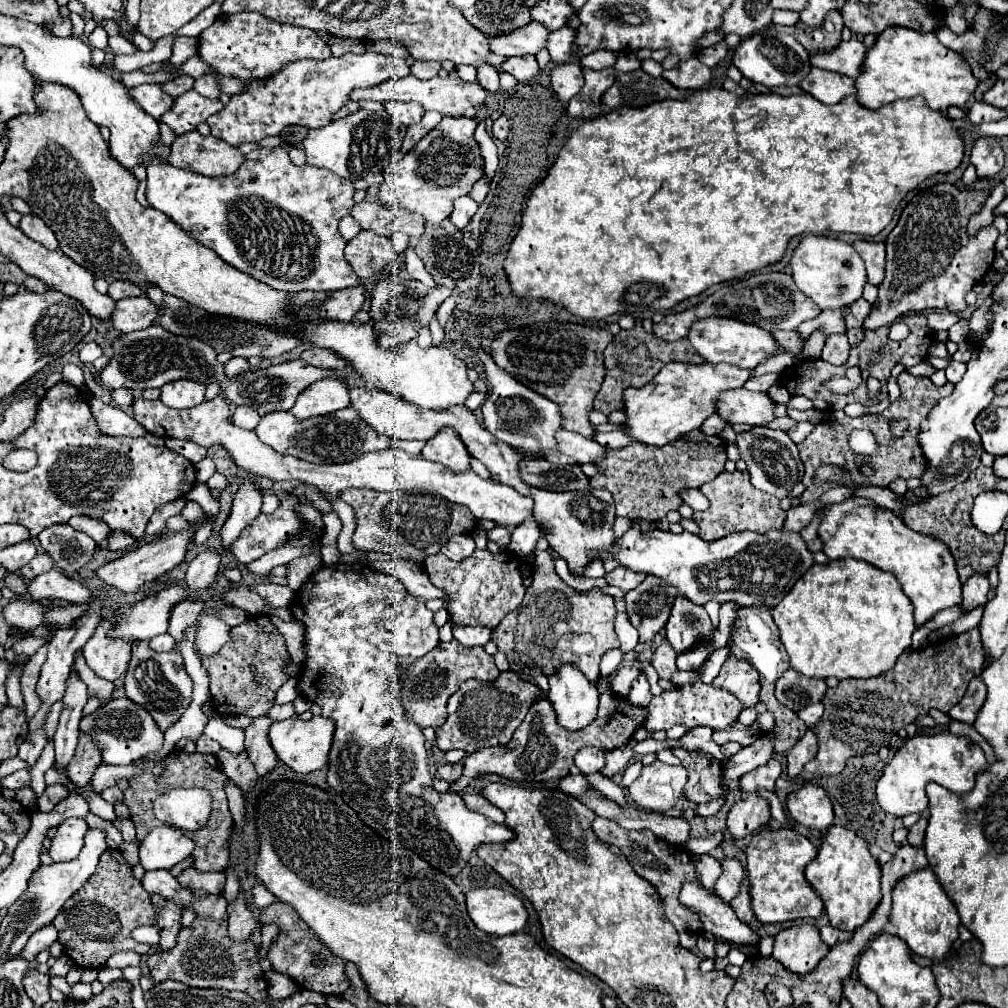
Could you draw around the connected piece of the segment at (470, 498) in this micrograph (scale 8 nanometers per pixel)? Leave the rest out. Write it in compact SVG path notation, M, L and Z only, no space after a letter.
M221 395L215 397L213 401L203 401L201 405L193 407L193 409L185 409L185 411L169 409L161 401L137 399L133 403L133 417L153 435L193 439L195 443L199 443L203 447L211 447L215 443L221 443L231 453L237 467L241 467L241 469L245 469L245 471L249 471L253 475L267 477L267 479L273 479L273 481L295 479L299 483L307 483L307 485L313 485L313 487L321 489L323 493L327 493L329 503L335 507L335 511L337 511L337 515L341 519L342 529L337 537L337 545L341 554L367 557L372 561L389 561L395 558L395 556L385 553L359 551L352 545L351 539L353 531L355 531L353 509L349 509L349 505L339 499L339 493L343 489L349 489L349 487L375 489L375 491L425 489L425 491L431 491L431 493L437 493L437 495L445 497L447 501L465 505L477 519L489 519L489 521L495 521L497 525L503 525L503 527L517 527L525 517L533 519L533 501L529 501L527 497L521 497L521 493L517 493L513 487L501 485L501 483L497 483L493 479L481 479L479 475L475 475L469 469L465 469L461 473L453 473L451 469L445 469L441 463L427 461L421 455L411 457L399 447L367 453L365 457L357 457L355 461L349 461L349 463L331 463L331 465L315 465L315 463L309 463L309 461L303 461L303 459L297 459L297 457L279 455L269 445L261 443L259 437L255 435L255 431L237 429L229 421L229 407L227 407L227 401Z

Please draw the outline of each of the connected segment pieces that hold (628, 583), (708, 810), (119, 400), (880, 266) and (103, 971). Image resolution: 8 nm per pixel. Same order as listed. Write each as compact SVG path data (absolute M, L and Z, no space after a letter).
M617 567L615 571L605 573L605 581L607 581L609 585L619 587L619 589L625 591L625 593L627 593L629 589L635 589L643 579L645 579L643 573L635 573L635 571L631 571L631 569L627 569L627 567Z
M721 797L721 801L713 801L713 803L701 803L701 805L697 805L697 809L695 809L695 815L699 815L699 817L711 817L711 815L715 815L719 809L721 809L721 805L725 803L725 799Z
M113 389L113 401L119 407L129 407L133 403L133 391L129 391L129 389Z
M855 241L855 251L861 255L867 267L867 281L879 285L885 275L885 243L873 241Z
M101 967L99 969L99 977L97 977L101 983L103 983L103 987L109 987L111 983L117 983L117 981L123 981L123 973L121 973L121 969L111 969L111 967Z

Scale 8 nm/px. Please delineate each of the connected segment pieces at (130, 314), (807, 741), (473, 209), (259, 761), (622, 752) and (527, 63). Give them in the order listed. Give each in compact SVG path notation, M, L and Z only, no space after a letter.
M141 295L119 301L111 317L111 323L119 333L129 333L129 331L147 329L149 325L155 323L155 319L157 319L155 303L147 295Z
M807 731L807 735L787 753L787 775L789 779L795 779L803 773L803 765L811 761L817 755L817 737L813 731Z
M465 195L465 197L461 197L461 199L455 201L455 209L453 209L453 213L449 215L449 219L451 219L451 223L453 223L459 231L463 231L463 229L467 227L469 219L471 219L475 213L477 213L477 203L475 203L469 195Z
M257 717L251 727L245 729L245 747L249 761L255 765L255 771L259 777L269 775L277 765L277 755L273 753L273 747L267 739L267 729L271 725L269 717Z
M623 745L617 749L611 749L605 753L605 767L601 769L603 777L613 777L615 773L623 771L629 763L629 759L633 757L633 749L631 745Z
M529 55L529 57L509 57L505 63L501 63L501 71L511 73L517 81L529 81L541 69L535 61L535 55Z

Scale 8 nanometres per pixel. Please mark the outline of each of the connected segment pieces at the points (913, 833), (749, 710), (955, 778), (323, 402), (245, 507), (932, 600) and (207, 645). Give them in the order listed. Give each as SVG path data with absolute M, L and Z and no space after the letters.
M925 809L919 817L919 821L909 827L909 835L907 835L907 843L911 845L921 845L923 843L923 835L925 835L925 827L927 827L927 819L929 819L929 811Z
M745 707L745 709L741 711L741 715L739 715L737 723L745 725L745 727L751 727L751 725L757 721L757 717L759 717L759 713L757 713L757 709L755 709L755 707Z
M949 731L933 737L915 735L907 739L907 743L895 753L881 779L877 781L877 803L885 813L895 817L921 813L927 807L925 785L929 781L935 781L953 793L967 793L975 787L975 777L985 769L987 759L981 747L971 743L967 737L955 737Z
M325 377L309 385L295 401L291 413L299 419L309 419L315 415L335 413L349 405L349 389L345 381L335 377Z
M251 475L239 477L239 489L233 497L233 509L221 529L221 549L229 551L233 539L261 513L261 491L253 483Z
M855 495L841 503L831 503L823 509L817 537L823 541L823 553L829 559L853 557L893 573L915 605L917 627L929 621L933 613L961 603L961 583L949 549L941 541L909 529L891 509L877 507L873 501Z
M209 615L199 617L195 651L209 657L217 653L227 641L229 641L229 627L223 621L219 621L217 617L209 617Z

